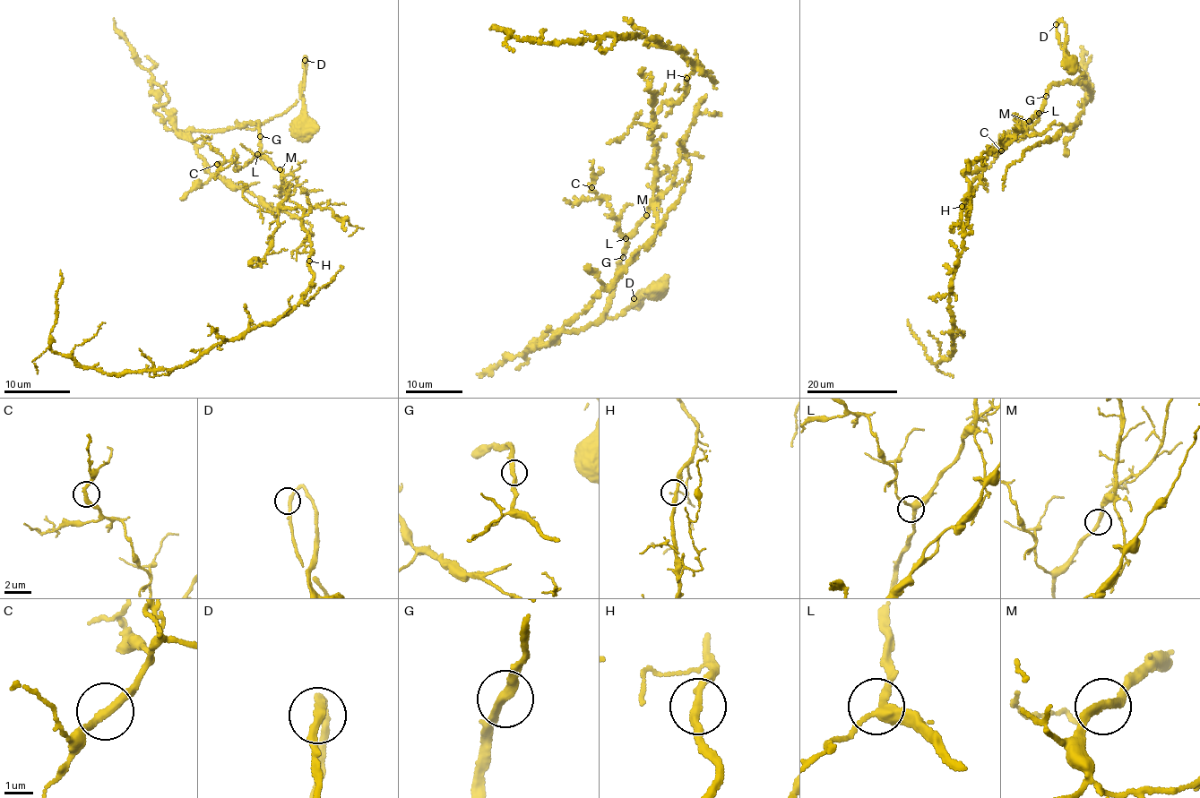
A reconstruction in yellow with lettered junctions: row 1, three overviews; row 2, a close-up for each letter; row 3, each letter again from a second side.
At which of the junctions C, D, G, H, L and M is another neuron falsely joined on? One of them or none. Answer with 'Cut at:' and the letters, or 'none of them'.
Cut at: none of them

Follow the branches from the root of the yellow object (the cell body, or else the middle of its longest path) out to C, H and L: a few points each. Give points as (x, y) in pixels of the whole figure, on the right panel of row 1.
C: (999, 149), (1024, 134), (1025, 124), (1037, 114), (1038, 121), (1027, 133), (1020, 141), (1010, 139), (1001, 150)
H: (999, 149), (988, 157), (978, 170), (962, 172), (969, 181), (970, 189), (962, 206)
L: (999, 149), (1024, 134), (1025, 124), (1039, 113)

